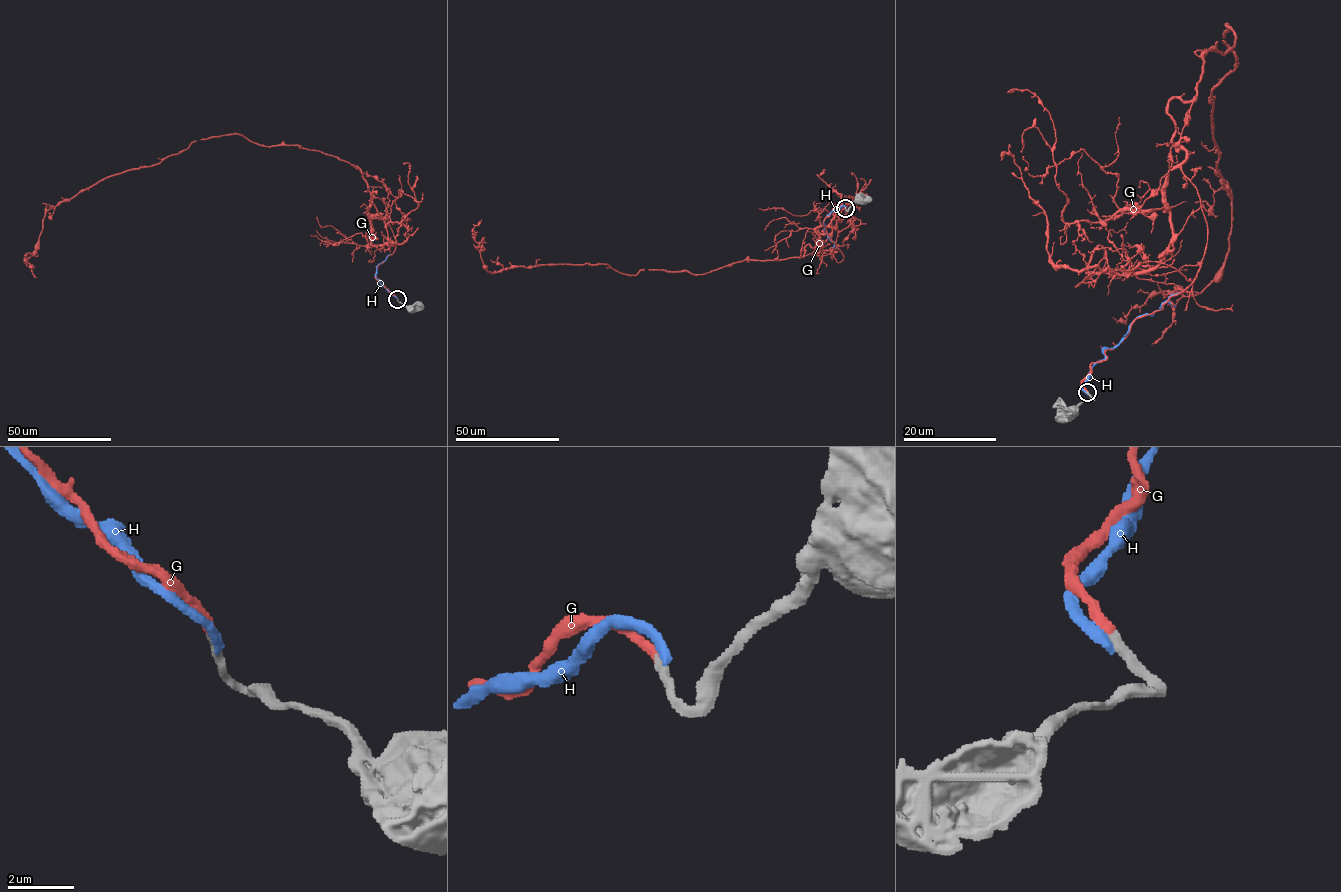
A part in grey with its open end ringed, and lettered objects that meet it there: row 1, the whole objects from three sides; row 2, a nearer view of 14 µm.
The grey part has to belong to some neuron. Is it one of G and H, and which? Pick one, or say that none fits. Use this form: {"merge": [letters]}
{"merge": ["G"]}

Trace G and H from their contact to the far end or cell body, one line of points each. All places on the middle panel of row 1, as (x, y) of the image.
G: (845, 208), (823, 221), (840, 262), (809, 244), (700, 274), (491, 272), (481, 219)
H: (845, 208), (841, 206), (834, 210), (823, 222), (828, 237), (839, 249)

